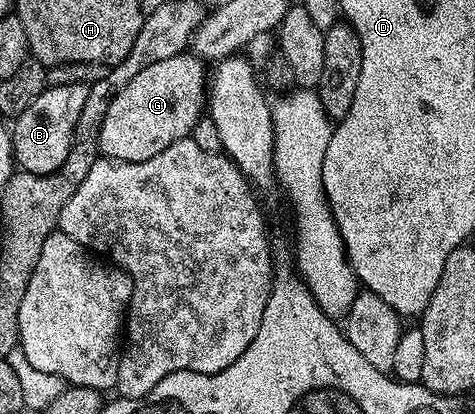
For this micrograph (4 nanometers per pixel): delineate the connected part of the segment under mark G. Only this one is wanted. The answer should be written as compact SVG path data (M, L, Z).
M182 53L175 57L167 57L163 61L155 61L155 65L147 65L140 73L135 73L127 85L117 88L117 95L109 102L107 113L101 122L97 150L106 159L115 159L119 163L138 163L155 157L155 153L163 153L171 145L181 139L192 136L193 126L203 117L207 107L207 67L197 55Z

